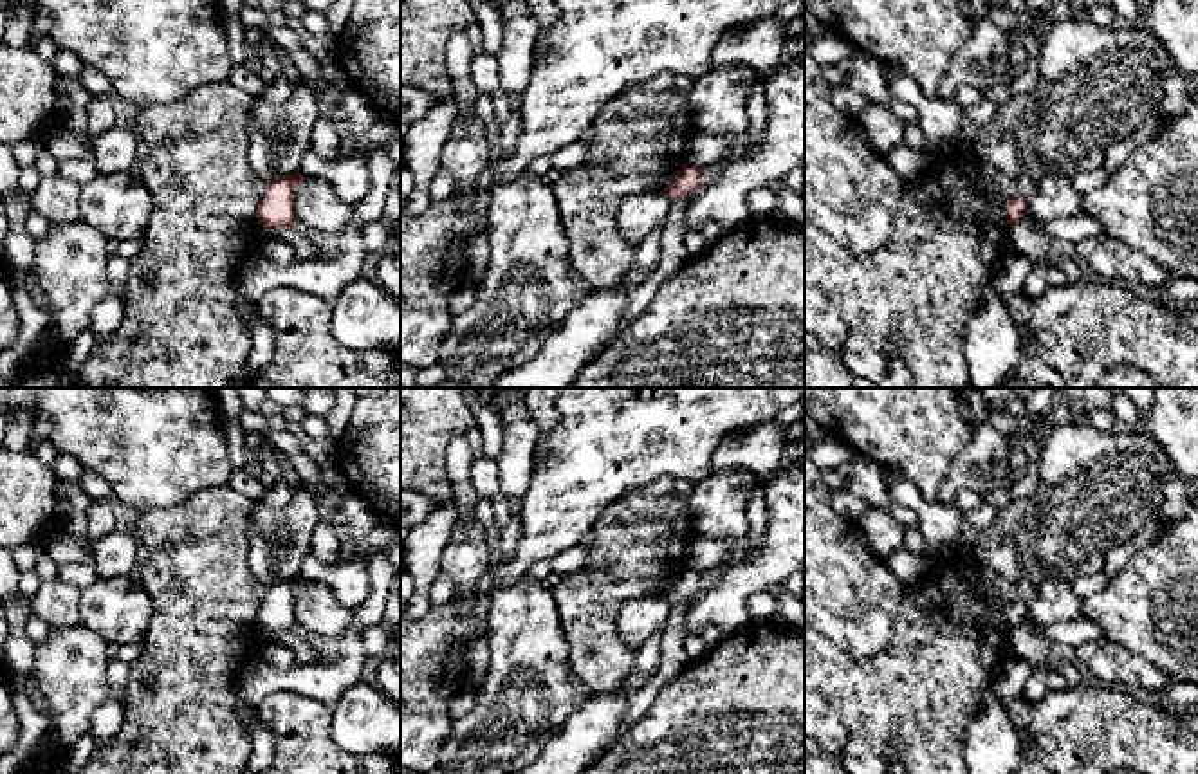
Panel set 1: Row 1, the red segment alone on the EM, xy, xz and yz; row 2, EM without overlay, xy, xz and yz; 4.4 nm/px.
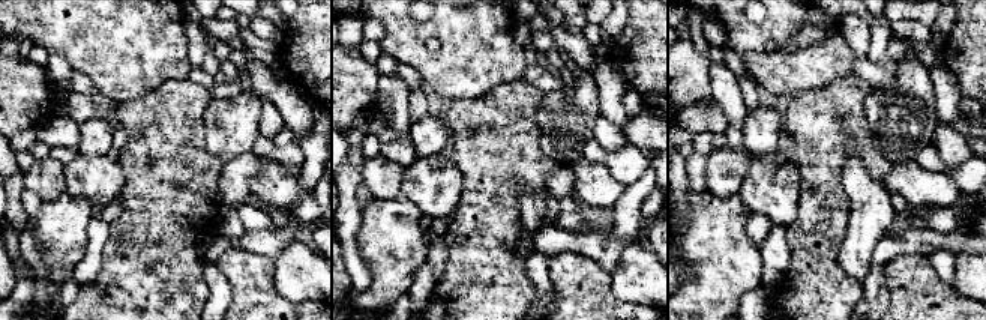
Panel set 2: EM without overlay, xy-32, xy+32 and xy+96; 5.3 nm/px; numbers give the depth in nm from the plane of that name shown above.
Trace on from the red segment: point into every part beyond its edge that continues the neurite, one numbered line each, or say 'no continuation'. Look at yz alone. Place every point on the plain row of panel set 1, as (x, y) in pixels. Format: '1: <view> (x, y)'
no continuation

